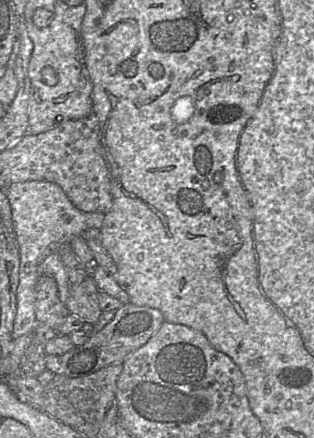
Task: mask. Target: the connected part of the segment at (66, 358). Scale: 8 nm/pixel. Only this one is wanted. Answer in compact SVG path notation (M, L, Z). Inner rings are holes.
M125 304L116 310L114 318L100 331L94 332L85 343L62 355L46 355L46 369L56 375L81 377L108 365L122 363L133 351L143 346L161 327L163 314L151 307Z

